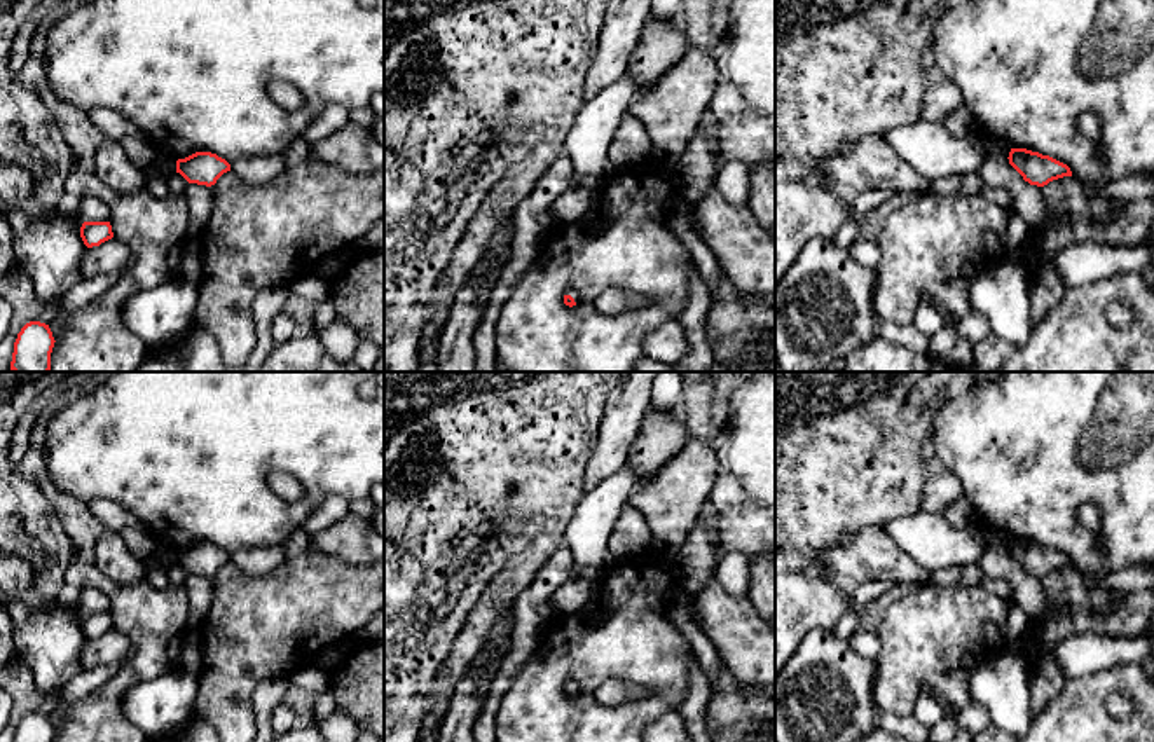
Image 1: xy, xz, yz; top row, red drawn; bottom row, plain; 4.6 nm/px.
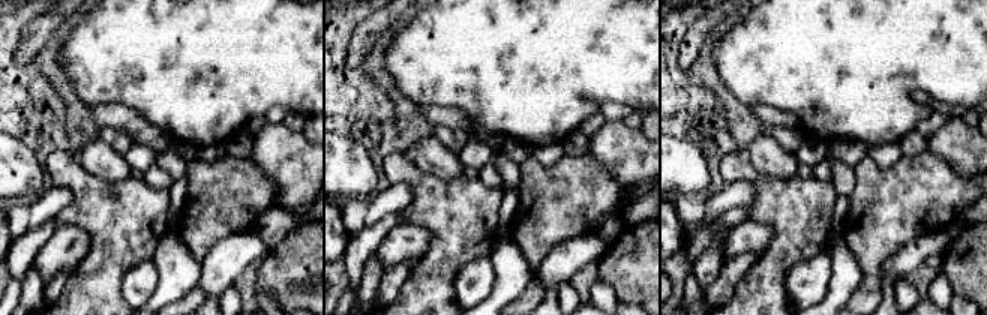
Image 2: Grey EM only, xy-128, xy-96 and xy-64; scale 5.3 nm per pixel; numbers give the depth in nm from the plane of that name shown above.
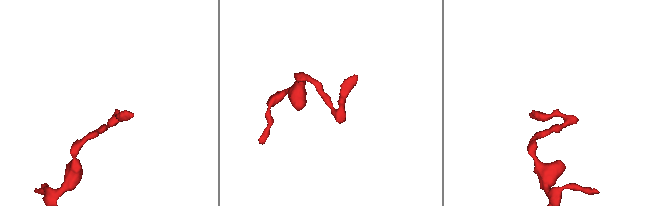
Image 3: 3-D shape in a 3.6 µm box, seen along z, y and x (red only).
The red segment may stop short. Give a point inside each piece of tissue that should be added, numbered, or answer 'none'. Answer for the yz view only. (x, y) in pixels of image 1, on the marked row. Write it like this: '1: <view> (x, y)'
none

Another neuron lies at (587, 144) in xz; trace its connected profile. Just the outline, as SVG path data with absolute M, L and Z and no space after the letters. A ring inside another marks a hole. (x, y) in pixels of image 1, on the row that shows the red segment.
M627 72L583 103L564 140L564 154L574 169L573 187L599 192L611 180L616 169L608 157L609 143L637 94L639 86Z

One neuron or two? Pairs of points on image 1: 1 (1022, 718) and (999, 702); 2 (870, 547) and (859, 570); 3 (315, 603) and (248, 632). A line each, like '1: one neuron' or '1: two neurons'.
1: one neuron
2: one neuron
3: one neuron

